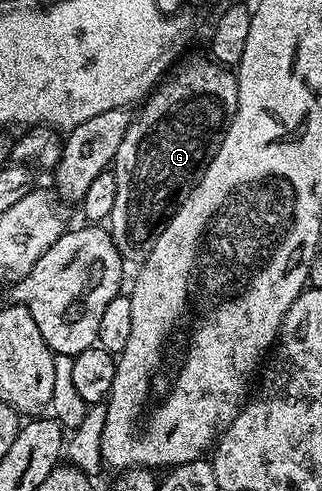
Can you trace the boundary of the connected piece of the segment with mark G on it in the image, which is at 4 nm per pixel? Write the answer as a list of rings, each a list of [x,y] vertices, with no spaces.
[[[205,57],[187,62],[182,69],[174,68],[144,98],[141,114],[130,120],[127,135],[123,135],[119,151],[115,151],[111,166],[115,175],[115,203],[107,218],[107,230],[126,262],[144,261],[153,238],[167,227],[211,159],[215,159],[237,114],[236,72]]]

